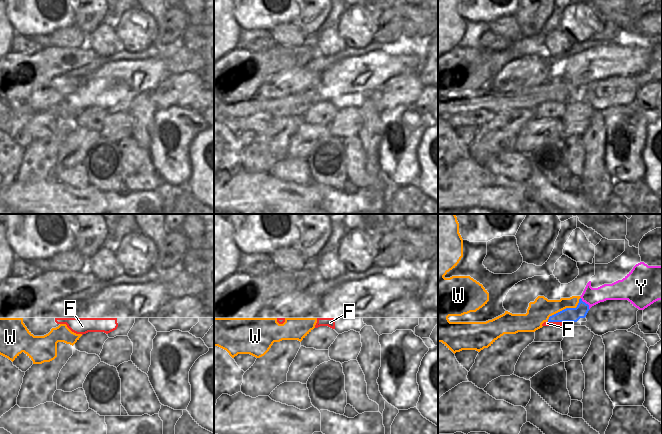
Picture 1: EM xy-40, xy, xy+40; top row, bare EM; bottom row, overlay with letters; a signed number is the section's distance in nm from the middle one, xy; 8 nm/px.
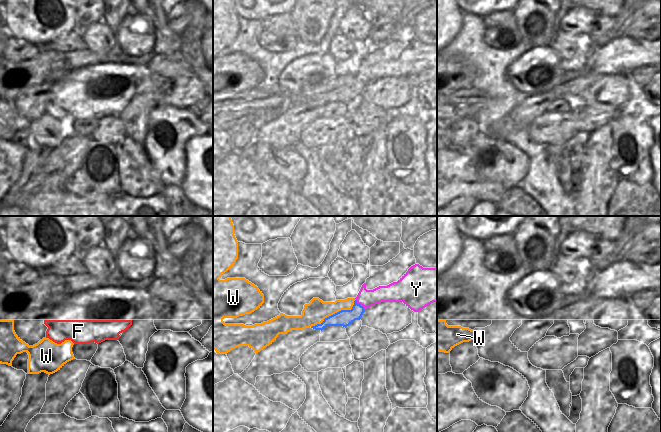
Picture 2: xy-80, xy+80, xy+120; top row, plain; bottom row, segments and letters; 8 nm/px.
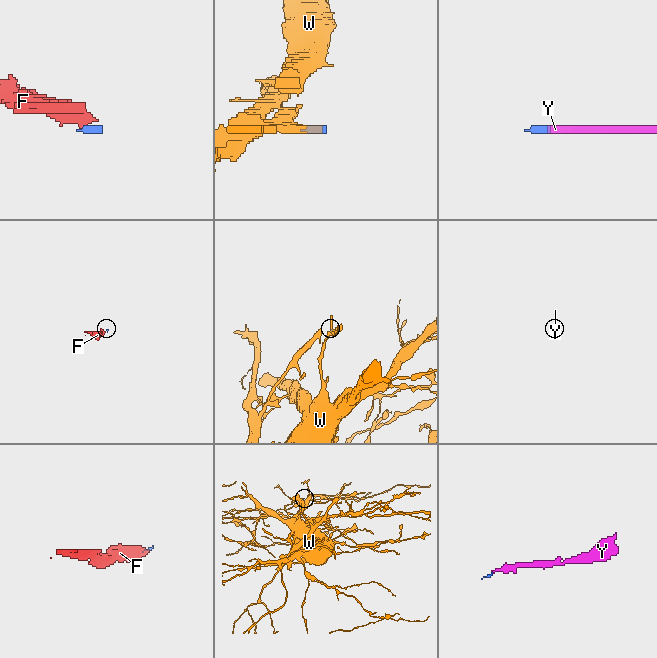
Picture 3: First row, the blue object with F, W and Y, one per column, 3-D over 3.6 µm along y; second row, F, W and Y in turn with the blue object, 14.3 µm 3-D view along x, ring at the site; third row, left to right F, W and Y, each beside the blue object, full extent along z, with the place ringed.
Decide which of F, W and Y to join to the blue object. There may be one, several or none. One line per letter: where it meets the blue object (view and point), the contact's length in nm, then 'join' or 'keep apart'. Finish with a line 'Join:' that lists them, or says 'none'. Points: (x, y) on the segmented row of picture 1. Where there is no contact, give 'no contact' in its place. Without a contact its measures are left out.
F: xy+40 (558, 321) | 180 nm | join
W: xy+40 (566, 308) | 320 nm | keep apart
Y: xy+40 (585, 303) | 120 nm | join
Join: F, Y

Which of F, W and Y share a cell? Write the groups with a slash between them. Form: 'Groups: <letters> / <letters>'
Groups: F Y / W.

